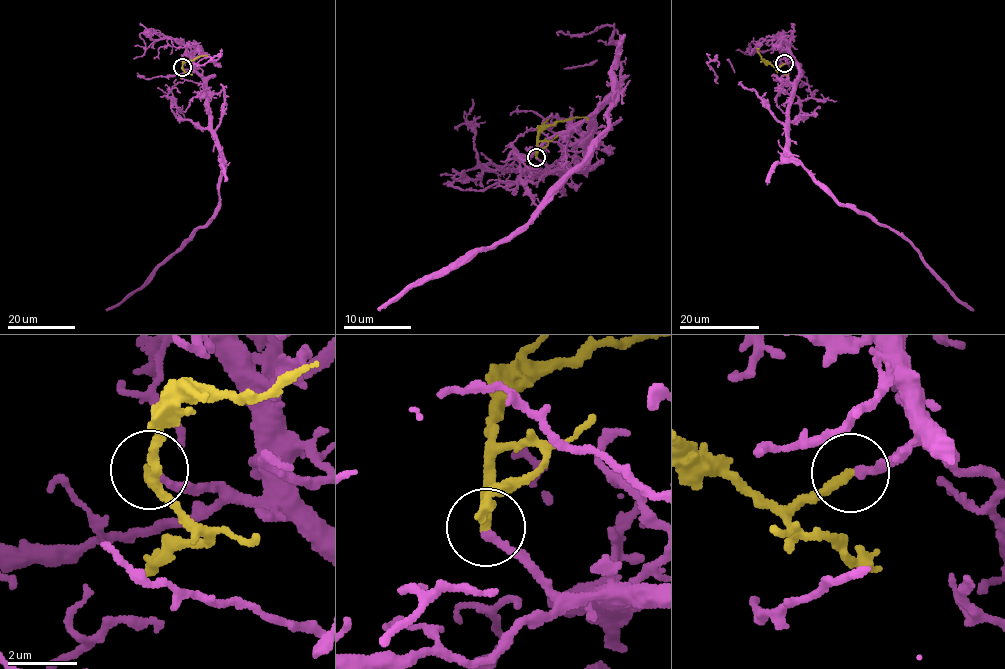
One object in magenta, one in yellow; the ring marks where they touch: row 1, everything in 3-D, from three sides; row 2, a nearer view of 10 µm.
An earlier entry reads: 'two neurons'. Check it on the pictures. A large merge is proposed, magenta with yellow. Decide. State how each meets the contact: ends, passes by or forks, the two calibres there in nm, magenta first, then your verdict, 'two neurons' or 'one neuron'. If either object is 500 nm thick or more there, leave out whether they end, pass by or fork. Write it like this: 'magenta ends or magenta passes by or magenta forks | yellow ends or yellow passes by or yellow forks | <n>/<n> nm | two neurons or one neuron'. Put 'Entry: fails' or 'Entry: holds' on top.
Entry: fails
magenta ends | yellow ends | 240/280 nm | one neuron

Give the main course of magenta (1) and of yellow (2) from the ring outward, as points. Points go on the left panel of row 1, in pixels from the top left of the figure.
1: (181, 67), (194, 70), (206, 88), (210, 133), (222, 163), (219, 207), (139, 287), (106, 311)
2: (181, 67), (187, 61), (207, 56)

